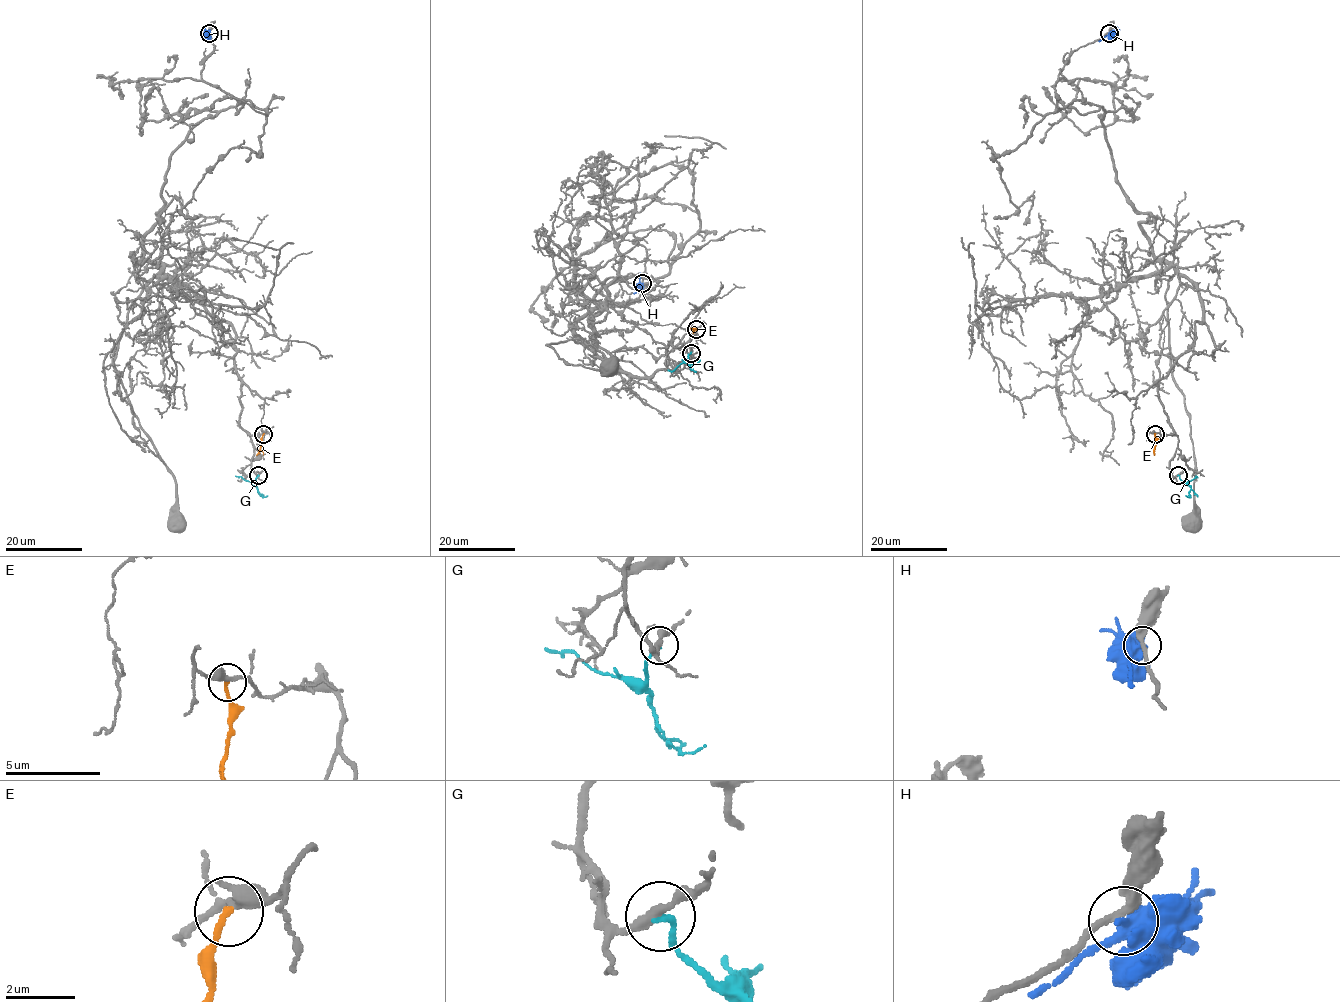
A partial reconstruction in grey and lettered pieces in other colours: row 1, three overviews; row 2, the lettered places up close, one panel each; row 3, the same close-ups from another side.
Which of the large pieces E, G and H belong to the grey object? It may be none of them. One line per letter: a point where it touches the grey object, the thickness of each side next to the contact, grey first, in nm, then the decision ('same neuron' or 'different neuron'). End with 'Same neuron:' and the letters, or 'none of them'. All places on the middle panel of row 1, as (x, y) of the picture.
E: meets grey at (696, 329); 360 nm thick on the grey side, 200 nm on the other; different neuron
G: meets grey at (691, 353); 280 nm thick on the grey side, 170 nm on the other; different neuron
H: meets grey at (642, 283); 280 nm thick on the grey side, 400 nm on the other; different neuron
Same neuron: none of them

